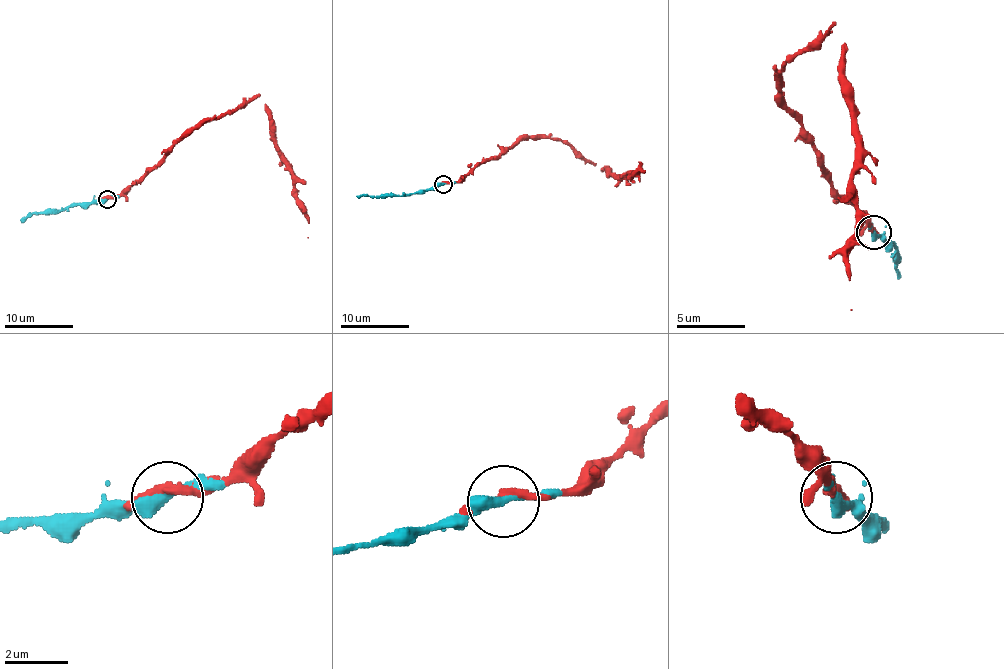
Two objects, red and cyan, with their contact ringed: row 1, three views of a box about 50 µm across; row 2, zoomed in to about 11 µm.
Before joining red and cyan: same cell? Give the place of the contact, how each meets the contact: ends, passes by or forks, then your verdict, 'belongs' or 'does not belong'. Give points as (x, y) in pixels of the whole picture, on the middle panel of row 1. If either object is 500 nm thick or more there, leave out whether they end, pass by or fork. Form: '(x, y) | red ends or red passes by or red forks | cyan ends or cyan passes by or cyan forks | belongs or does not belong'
(443, 184) | red passes by | cyan passes by | belongs

